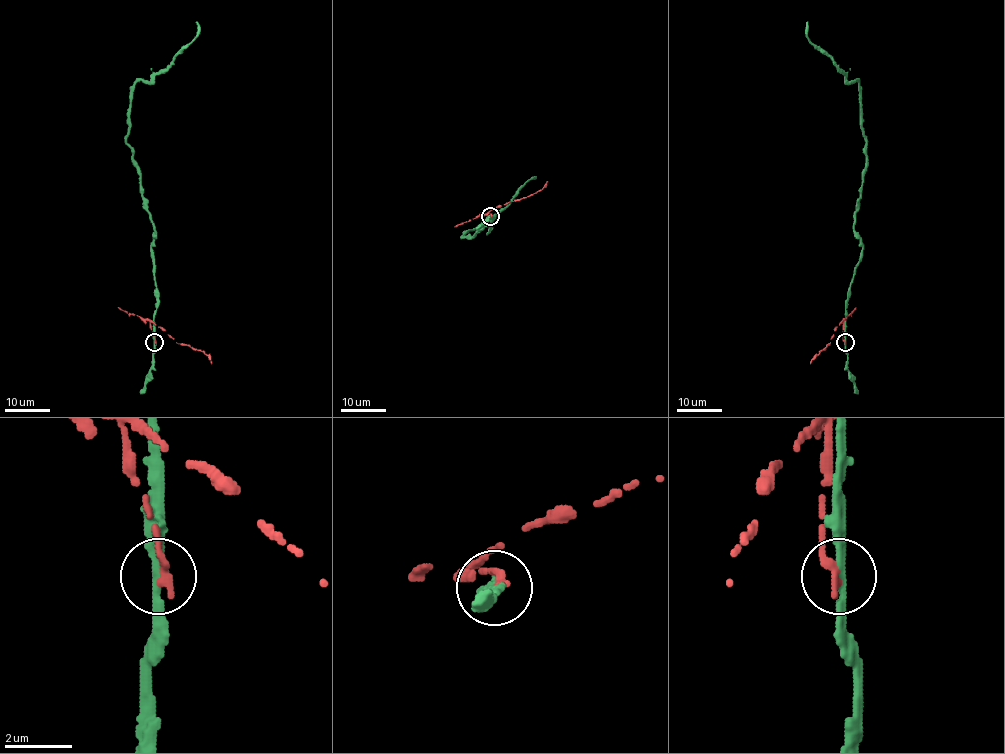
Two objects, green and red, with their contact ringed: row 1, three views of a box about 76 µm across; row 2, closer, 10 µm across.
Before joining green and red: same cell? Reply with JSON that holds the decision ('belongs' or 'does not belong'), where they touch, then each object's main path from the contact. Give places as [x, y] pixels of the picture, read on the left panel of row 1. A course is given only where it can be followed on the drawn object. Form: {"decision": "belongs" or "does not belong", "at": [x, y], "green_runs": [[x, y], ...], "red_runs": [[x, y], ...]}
{"decision": "does not belong", "at": [154, 342], "green_runs": [[155, 342], [155, 231], [126, 142], [130, 92], [164, 71], [197, 35], [197, 21]], "red_runs": [[155, 342], [151, 322], [176, 343], [200, 349], [211, 363]]}

